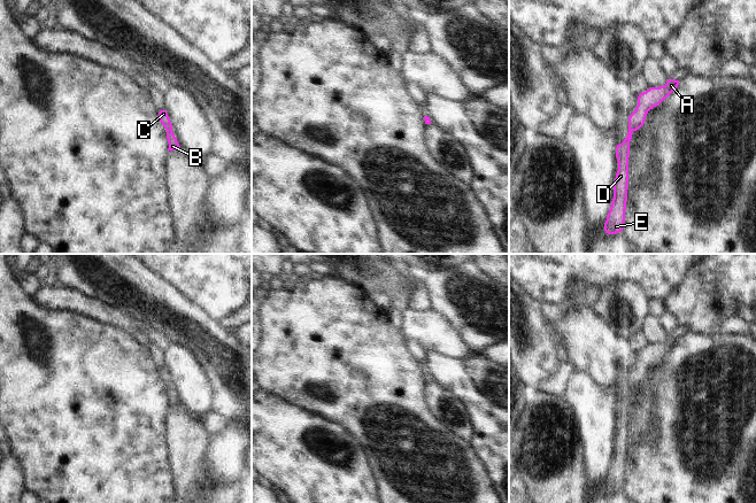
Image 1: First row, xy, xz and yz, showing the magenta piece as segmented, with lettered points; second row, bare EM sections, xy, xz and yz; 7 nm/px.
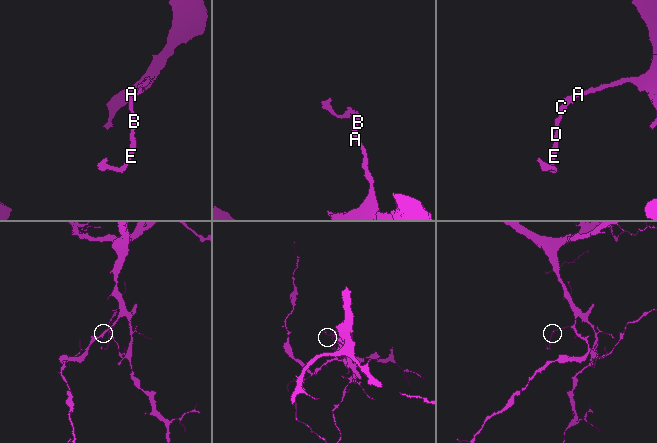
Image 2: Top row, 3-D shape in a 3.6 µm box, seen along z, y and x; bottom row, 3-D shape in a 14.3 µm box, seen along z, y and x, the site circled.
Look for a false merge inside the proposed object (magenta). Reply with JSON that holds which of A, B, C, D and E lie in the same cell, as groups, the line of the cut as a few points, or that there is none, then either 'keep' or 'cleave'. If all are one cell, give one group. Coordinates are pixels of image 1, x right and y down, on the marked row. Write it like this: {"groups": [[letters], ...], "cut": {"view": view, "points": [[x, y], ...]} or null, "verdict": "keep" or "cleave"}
{"groups": [["A", "B", "C", "D", "E"]], "cut": null, "verdict": "keep"}

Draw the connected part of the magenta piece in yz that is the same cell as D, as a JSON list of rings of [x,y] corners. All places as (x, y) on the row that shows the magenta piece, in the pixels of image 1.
[[[669,79],[665,85],[650,87],[638,96],[638,106],[628,117],[628,132],[624,141],[616,147],[618,170],[614,180],[614,199],[604,223],[604,231],[608,234],[616,234],[623,231],[625,223],[625,210],[628,187],[628,156],[630,141],[634,131],[639,130],[646,121],[650,109],[665,100],[679,85],[679,80]]]

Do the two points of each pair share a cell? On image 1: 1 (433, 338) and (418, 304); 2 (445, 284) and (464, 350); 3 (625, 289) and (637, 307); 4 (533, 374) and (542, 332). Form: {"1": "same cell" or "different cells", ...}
{"1": "different cells", "2": "different cells", "3": "same cell", "4": "same cell"}

